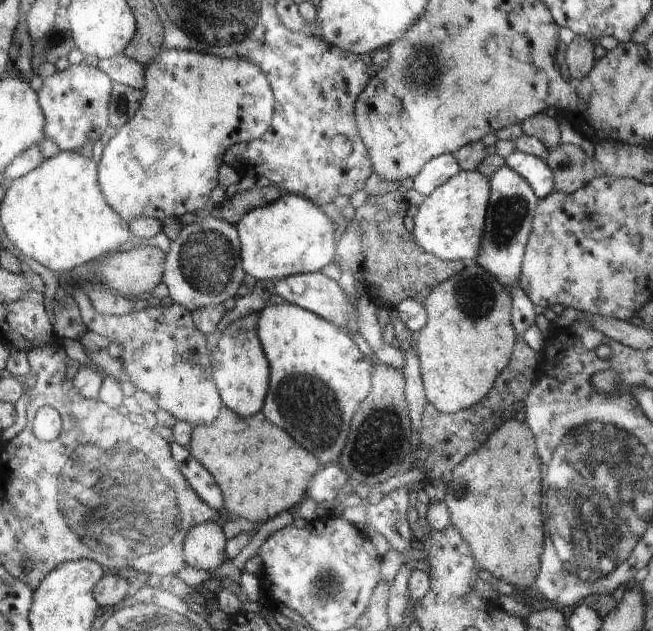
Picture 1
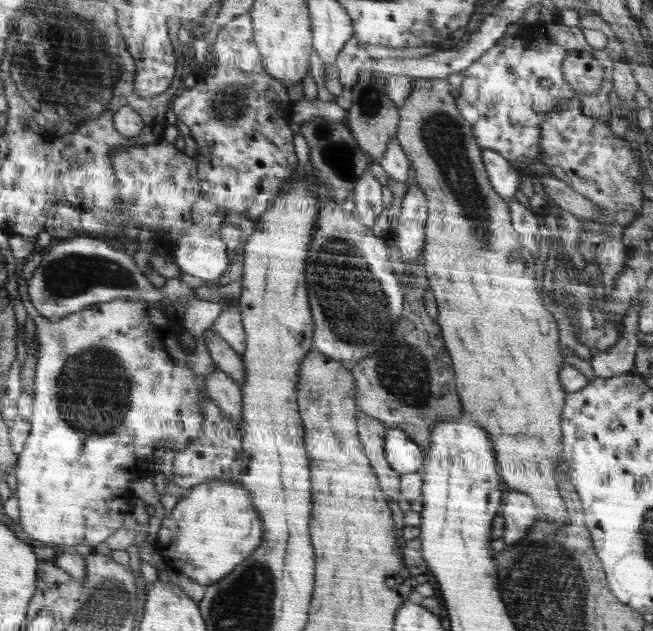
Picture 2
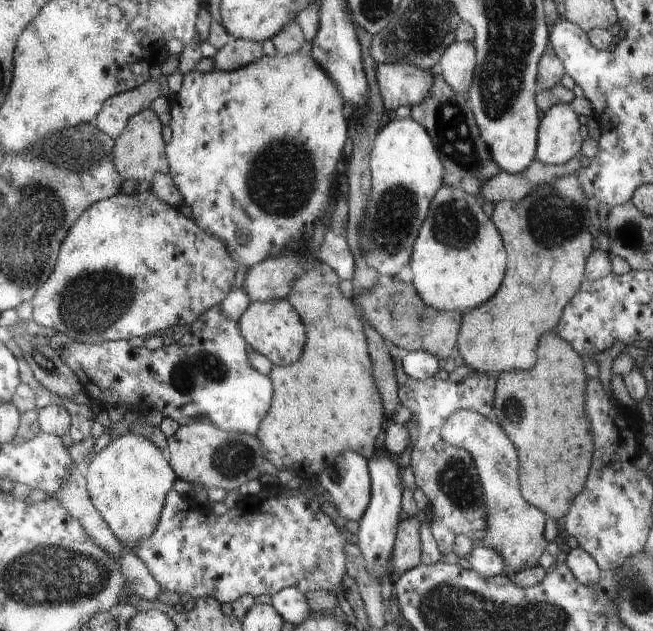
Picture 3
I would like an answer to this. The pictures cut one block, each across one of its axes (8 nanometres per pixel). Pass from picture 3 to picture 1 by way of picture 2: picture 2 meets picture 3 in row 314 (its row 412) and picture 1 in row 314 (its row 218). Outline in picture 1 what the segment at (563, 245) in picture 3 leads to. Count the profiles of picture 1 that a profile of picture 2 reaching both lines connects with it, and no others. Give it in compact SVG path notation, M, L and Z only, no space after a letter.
M471 262L466 263L465 269L459 275L438 284L423 304L428 312L428 322L418 334L416 348L420 356L420 372L424 380L426 398L436 408L442 408L440 412L444 413L470 408L490 392L496 376L508 366L512 358L516 333L510 318L511 294L492 274L486 272L486 269Z

